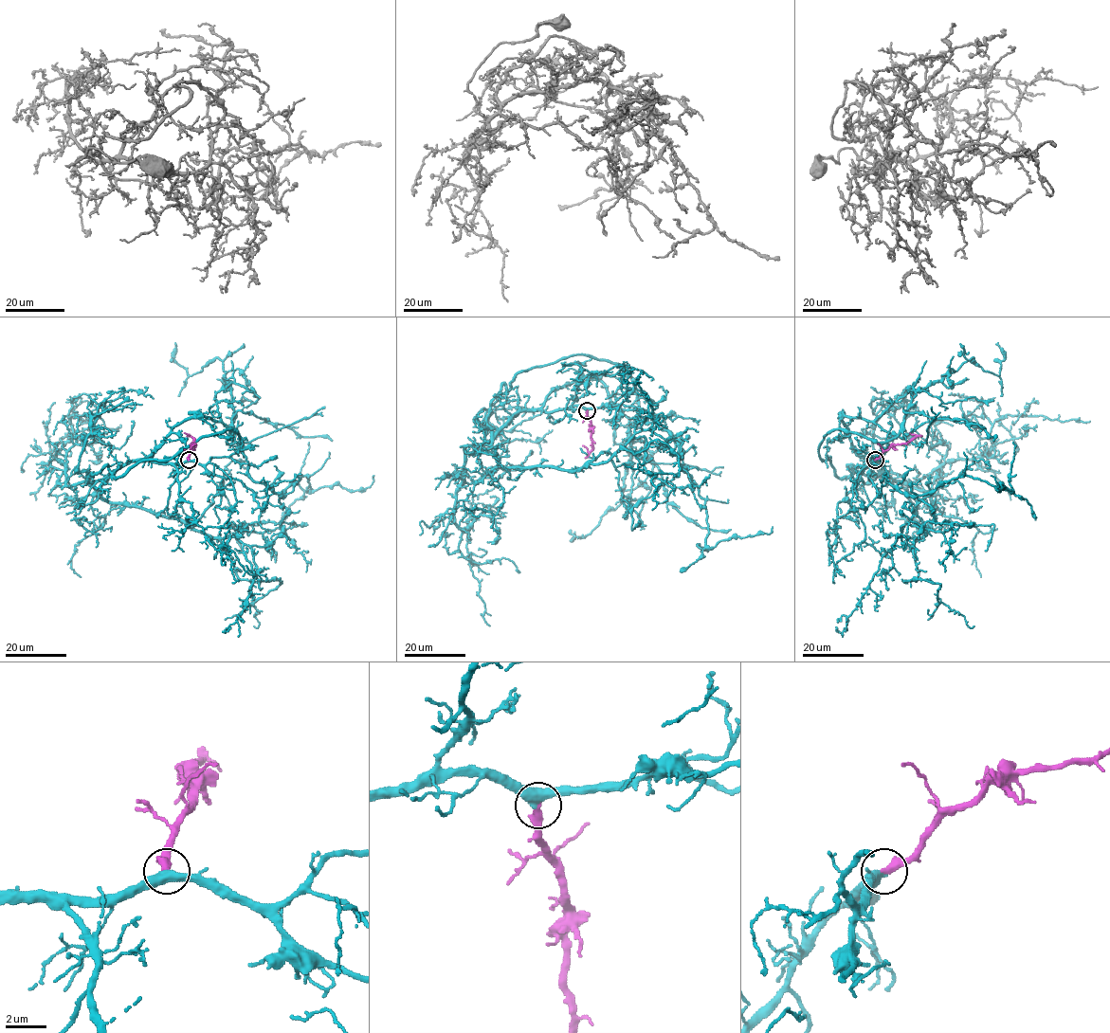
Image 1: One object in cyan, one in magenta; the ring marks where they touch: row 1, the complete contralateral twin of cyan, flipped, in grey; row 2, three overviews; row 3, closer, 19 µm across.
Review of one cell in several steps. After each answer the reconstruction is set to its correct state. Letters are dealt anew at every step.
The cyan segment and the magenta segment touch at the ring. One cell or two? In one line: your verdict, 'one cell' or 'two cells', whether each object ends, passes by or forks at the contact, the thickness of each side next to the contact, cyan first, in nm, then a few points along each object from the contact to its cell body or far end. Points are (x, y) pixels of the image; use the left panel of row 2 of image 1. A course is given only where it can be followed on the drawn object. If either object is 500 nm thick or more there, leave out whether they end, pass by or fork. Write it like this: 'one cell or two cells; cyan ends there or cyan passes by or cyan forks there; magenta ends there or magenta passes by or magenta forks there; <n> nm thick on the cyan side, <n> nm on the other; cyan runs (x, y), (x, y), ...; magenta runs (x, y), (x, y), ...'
one cell; cyan passes by; magenta ends there; 420 nm thick on the cyan side, 400 nm on the other; cyan runs (189, 460), (144, 459), (206, 416), (279, 496), (301, 476), (308, 491), (352, 492), (373, 475); magenta runs (189, 460), (193, 439), (184, 432)

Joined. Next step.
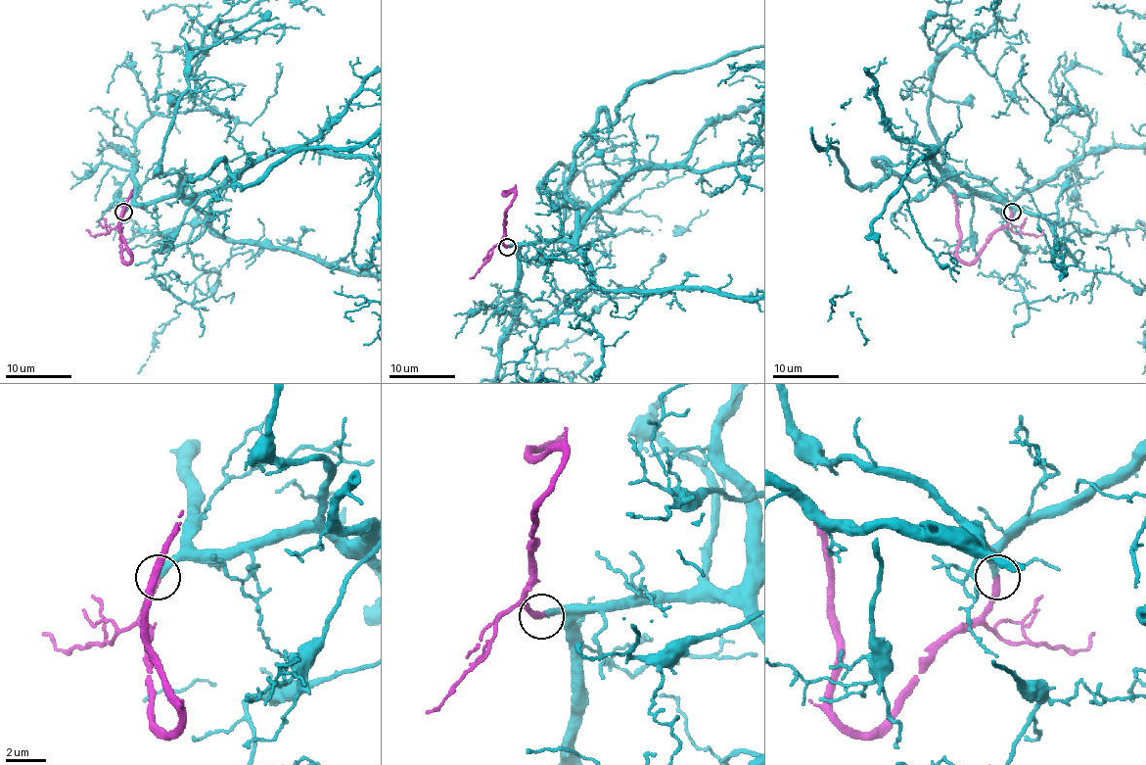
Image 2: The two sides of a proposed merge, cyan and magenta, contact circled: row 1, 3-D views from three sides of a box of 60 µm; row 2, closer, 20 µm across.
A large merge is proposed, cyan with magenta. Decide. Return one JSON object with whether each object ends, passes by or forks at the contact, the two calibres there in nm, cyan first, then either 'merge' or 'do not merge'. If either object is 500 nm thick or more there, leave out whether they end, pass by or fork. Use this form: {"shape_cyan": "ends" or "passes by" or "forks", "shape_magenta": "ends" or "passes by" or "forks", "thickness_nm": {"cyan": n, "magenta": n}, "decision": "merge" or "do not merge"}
{"shape_cyan": "ends", "shape_magenta": "ends", "thickness_nm": {"cyan": 320, "magenta": 360}, "decision": "merge"}

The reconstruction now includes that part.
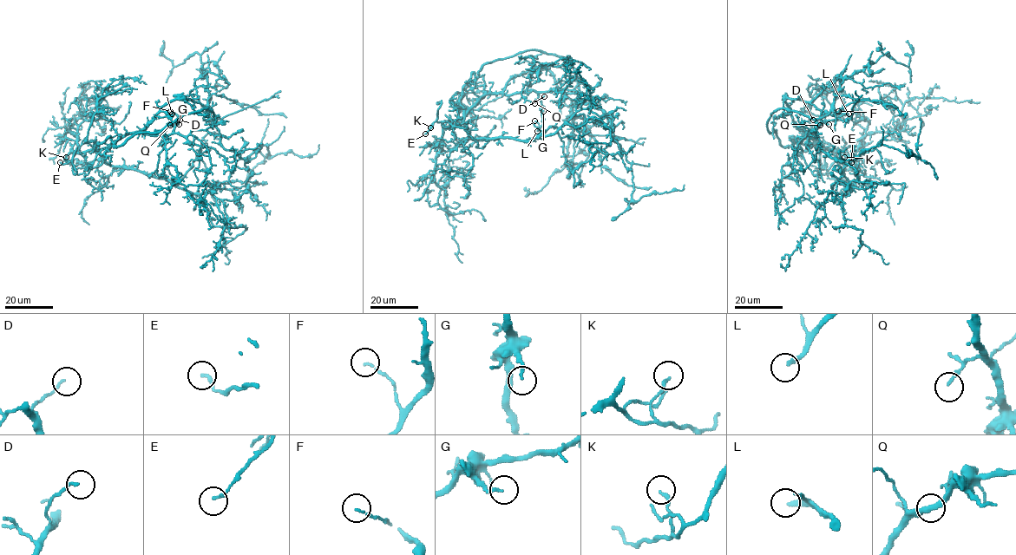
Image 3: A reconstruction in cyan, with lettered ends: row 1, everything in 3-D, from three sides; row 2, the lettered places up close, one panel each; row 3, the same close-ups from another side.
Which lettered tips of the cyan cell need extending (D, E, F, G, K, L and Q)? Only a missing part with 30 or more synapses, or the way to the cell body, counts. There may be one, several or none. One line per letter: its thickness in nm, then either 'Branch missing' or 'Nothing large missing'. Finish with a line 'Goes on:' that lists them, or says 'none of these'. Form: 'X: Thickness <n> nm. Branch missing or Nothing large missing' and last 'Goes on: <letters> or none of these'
D: Thickness 120 nm. Nothing large missing
E: Thickness 160 nm. Nothing large missing
F: Thickness 100 nm. Nothing large missing
G: Thickness 140 nm. Nothing large missing
K: Thickness 140 nm. Nothing large missing
L: Thickness 220 nm. Branch missing
Q: Thickness 140 nm. Nothing large missing
Goes on: L

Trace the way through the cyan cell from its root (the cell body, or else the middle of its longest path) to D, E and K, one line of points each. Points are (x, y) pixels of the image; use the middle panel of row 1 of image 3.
D: (506, 85), (503, 92), (507, 94), (534, 90), (540, 100), (544, 96)
E: (506, 85), (501, 92), (484, 94), (461, 119), (435, 120), (425, 133)
K: (506, 85), (501, 92), (484, 94), (461, 119), (435, 120), (430, 127)

